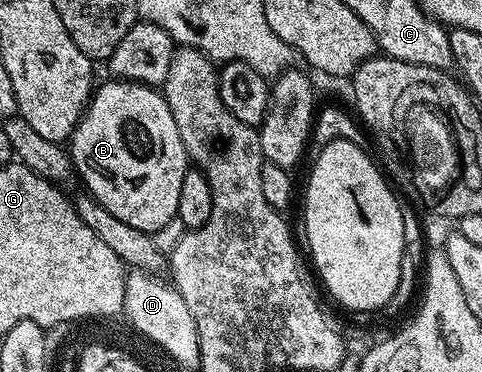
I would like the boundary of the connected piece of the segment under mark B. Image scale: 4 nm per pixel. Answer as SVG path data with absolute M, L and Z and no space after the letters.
M109 78L106 81L106 84L98 83L93 95L89 97L85 112L79 118L72 136L67 141L67 151L70 158L73 159L76 179L78 181L81 179L85 183L84 191L97 200L99 206L113 214L118 220L125 222L127 226L152 234L163 230L163 226L167 226L167 222L177 219L179 190L183 186L183 174L190 171L191 161L183 146L183 138L179 138L179 126L175 126L175 118L171 118L171 110L167 106L164 95L158 89L149 88L146 84L132 84L129 80Z

